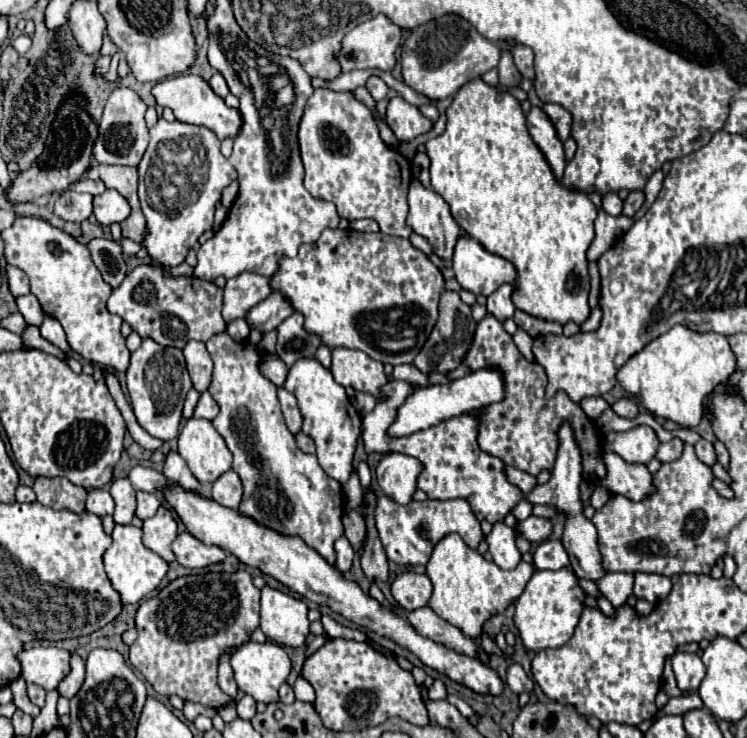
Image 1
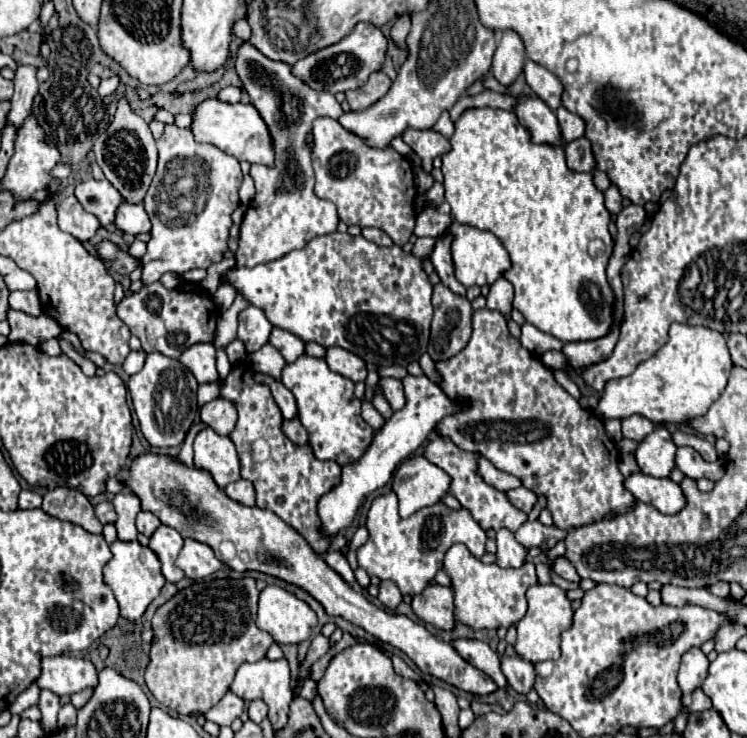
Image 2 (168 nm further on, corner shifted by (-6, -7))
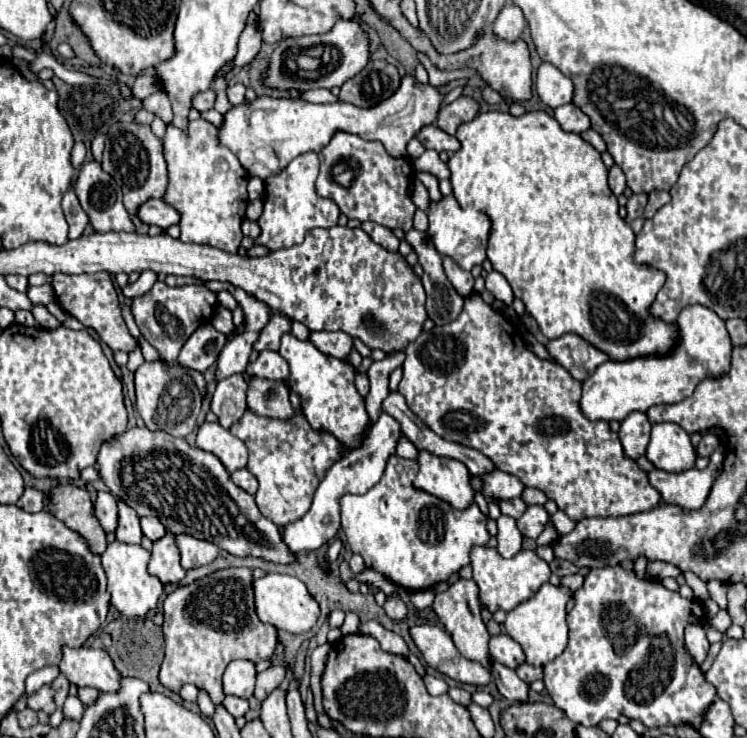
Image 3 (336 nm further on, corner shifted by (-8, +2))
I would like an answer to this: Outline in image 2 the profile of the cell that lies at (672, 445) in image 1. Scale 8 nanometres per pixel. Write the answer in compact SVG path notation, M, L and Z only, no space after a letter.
M681 447L677 451L677 467L691 479L707 477L711 481L719 481L719 477L723 477L721 461L703 461L703 457L693 447Z

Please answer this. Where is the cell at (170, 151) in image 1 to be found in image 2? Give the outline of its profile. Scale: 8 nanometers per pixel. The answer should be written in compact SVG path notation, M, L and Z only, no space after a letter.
M167 125L161 139L157 141L159 149L159 167L153 177L153 183L145 197L145 211L151 217L151 241L147 243L147 253L143 257L143 275L141 283L151 285L159 281L159 277L167 271L185 273L191 269L207 269L213 263L219 263L227 253L229 227L233 225L231 213L239 207L239 187L243 181L243 173L239 161L221 149L197 143L189 129L179 129L177 125Z

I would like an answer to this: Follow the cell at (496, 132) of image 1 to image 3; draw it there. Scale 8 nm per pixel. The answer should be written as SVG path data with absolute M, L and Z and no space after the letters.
M489 110L489 112L479 112L471 122L465 122L457 128L457 140L461 142L461 148L449 158L447 166L451 170L451 186L453 186L453 196L455 200L461 204L461 208L475 208L485 212L491 222L493 222L493 230L489 236L489 246L487 246L487 258L493 264L493 270L501 272L507 282L513 288L515 298L525 302L527 312L537 320L541 332L547 338L559 338L567 332L577 334L581 338L585 338L589 344L593 344L595 348L603 350L605 354L609 354L609 358L613 360L629 360L633 356L647 356L647 354L665 354L669 352L669 348L673 348L673 344L677 342L677 328L669 326L661 320L653 320L653 316L647 314L649 304L655 300L657 292L663 288L665 284L665 274L661 270L649 268L649 266L641 266L633 262L633 250L635 250L635 234L631 230L631 226L625 224L625 220L619 216L619 204L617 198L613 196L613 192L607 186L607 168L601 160L601 154L587 144L579 134L575 132L567 132L561 128L561 124L557 124L557 120L553 116L549 116L547 112L525 112L523 116L511 116L509 112L501 112L501 110Z

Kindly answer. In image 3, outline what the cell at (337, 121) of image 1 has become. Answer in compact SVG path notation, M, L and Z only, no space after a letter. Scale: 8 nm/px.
M335 132L331 142L319 152L321 172L317 178L317 194L337 202L339 210L347 218L361 222L371 220L391 230L411 230L415 204L409 196L413 180L413 166L409 158L393 158L385 152L381 142L363 140L357 134Z

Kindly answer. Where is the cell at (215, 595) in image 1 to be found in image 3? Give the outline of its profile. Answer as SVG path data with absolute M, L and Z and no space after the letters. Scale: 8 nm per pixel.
M225 568L213 572L191 586L181 586L171 592L163 602L163 638L165 638L165 660L161 664L159 680L165 688L179 694L185 684L195 684L205 690L213 704L223 700L223 672L231 660L249 658L253 662L269 658L277 648L277 628L263 624L257 618L253 602L253 572L251 568Z

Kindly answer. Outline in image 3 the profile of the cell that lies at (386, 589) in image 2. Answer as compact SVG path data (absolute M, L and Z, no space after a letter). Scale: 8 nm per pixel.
M395 594L395 596L389 596L387 600L385 600L385 612L387 612L387 616L391 618L391 620L403 620L405 616L407 616L407 606L405 606L405 602L399 598L399 594Z

